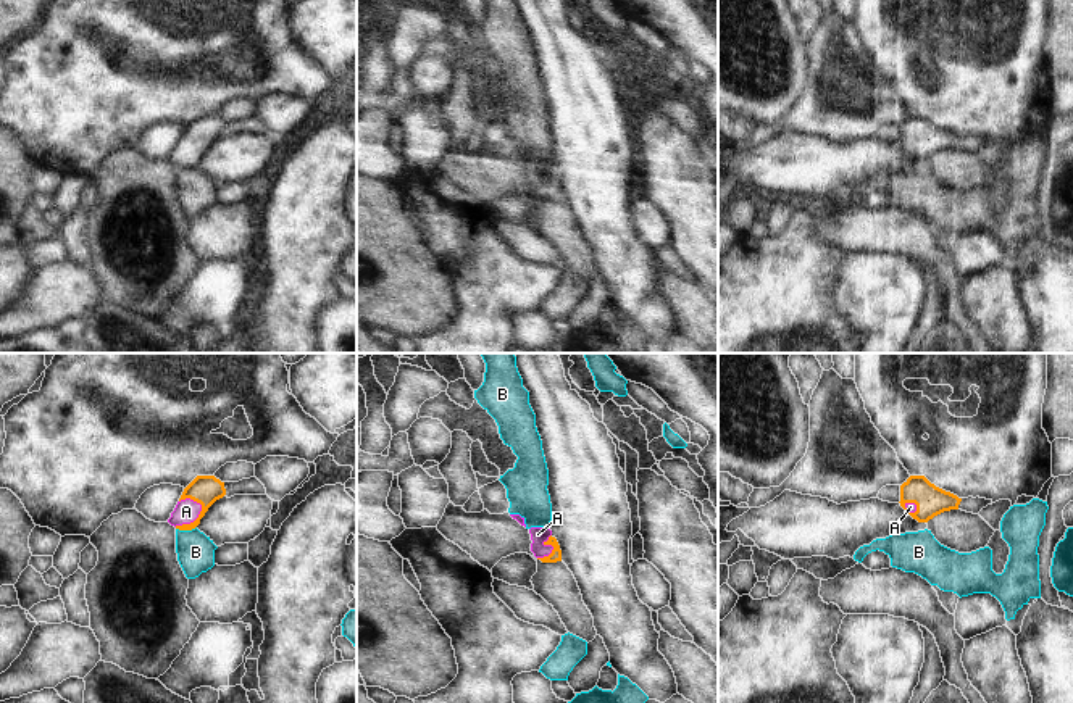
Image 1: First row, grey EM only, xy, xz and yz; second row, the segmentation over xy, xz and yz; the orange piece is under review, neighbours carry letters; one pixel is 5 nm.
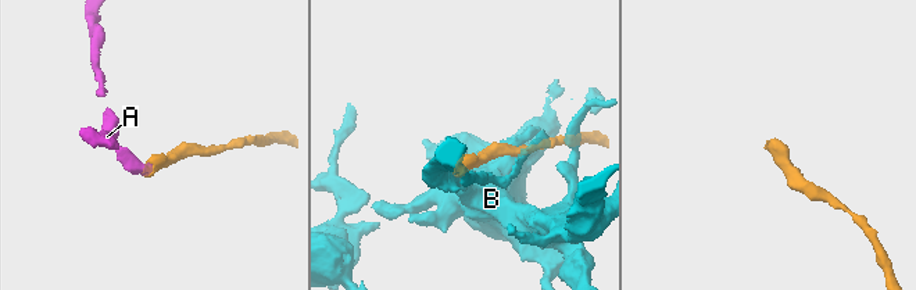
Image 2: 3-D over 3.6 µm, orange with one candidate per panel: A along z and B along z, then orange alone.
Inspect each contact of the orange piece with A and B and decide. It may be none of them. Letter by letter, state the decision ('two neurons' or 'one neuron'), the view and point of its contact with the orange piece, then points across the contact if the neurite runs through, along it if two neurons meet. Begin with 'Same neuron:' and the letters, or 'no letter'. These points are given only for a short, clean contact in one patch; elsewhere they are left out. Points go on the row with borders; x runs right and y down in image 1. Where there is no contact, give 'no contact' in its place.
Same neuron: A
A: one neuron; meets orange in xy at (191, 523); runs through xy (204, 489), (200, 510), (191, 523), (186, 511)
B: two neurons; meets orange in xy at (186, 529)

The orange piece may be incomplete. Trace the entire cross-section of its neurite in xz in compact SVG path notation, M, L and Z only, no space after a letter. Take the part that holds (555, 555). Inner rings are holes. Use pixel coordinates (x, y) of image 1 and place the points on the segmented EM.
M531 527L531 551L542 563L562 561L562 550L550 527Z

